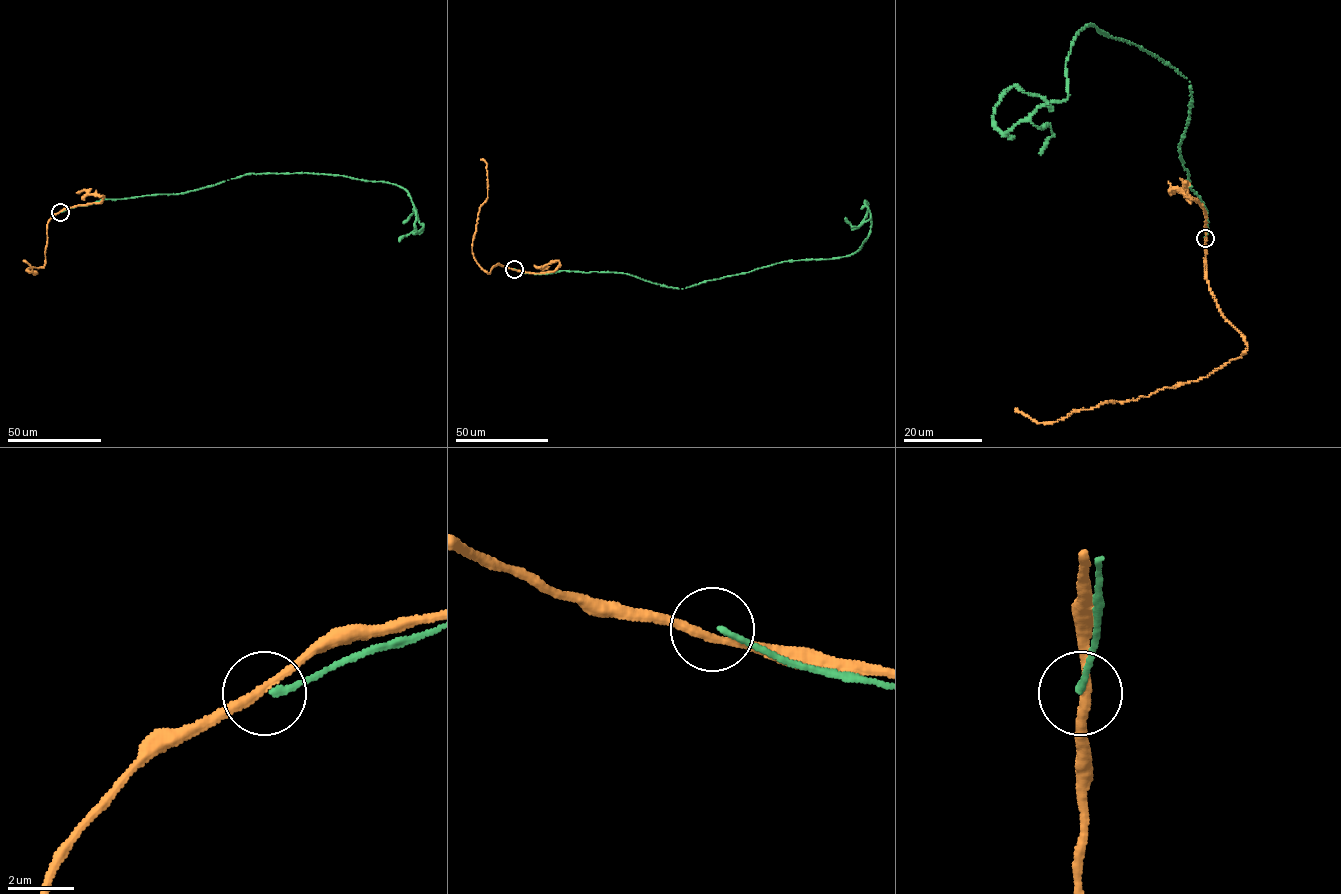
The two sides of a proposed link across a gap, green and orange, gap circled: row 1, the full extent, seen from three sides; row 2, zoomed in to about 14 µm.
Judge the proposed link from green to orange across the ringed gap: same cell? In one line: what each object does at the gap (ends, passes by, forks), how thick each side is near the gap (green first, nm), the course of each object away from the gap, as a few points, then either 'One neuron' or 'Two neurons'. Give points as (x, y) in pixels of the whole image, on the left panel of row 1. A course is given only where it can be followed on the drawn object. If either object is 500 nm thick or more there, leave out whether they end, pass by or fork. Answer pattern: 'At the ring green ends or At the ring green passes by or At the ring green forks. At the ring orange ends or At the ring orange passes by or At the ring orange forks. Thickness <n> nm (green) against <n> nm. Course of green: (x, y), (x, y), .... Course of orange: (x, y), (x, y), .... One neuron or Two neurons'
At the ring green ends. At the ring orange passes by. Thickness 180 nm (green) against 240 nm. Course of green: (60, 212), (247, 174), (308, 172), (402, 187), (422, 228), (414, 209), (403, 223). Course of orange: (60, 212), (47, 224), (44, 266), (26, 270), (37, 273), (34, 274), (23, 260). Two neurons

